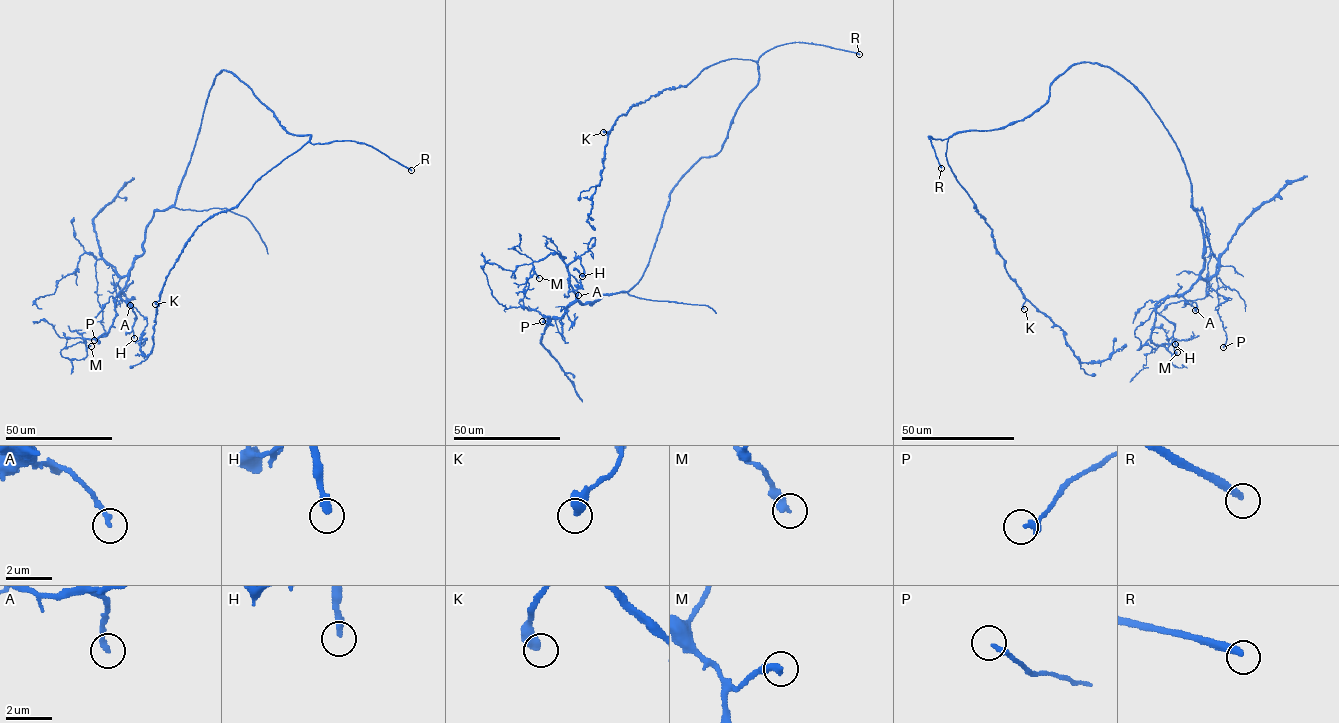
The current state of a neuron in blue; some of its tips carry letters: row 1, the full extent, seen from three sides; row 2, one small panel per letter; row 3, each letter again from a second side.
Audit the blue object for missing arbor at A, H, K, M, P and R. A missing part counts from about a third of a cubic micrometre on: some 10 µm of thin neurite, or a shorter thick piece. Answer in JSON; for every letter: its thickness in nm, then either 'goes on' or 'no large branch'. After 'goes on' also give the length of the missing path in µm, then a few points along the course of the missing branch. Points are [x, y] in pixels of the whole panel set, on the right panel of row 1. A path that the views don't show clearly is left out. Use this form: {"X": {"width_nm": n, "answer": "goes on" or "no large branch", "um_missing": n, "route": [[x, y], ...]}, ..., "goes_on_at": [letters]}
{"A": {"width_nm": 240, "answer": "no large branch"}, "H": {"width_nm": 300, "answer": "goes on", "um_missing": 35, "route": [[1175, 344], [1177, 353], [1185, 361], [1193, 361], [1199, 370], [1211, 363]]}, "K": {"width_nm": 480, "answer": "no large branch"}, "M": {"width_nm": 380, "answer": "no large branch"}, "P": {"width_nm": 280, "answer": "no large branch"}, "R": {"width_nm": 320, "answer": "goes on", "um_missing": 60}, "goes_on_at": ["H", "R"]}

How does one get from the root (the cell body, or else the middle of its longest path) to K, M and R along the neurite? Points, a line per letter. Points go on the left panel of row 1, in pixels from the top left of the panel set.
K: (250, 88), (289, 133), (311, 138), (264, 173), (235, 207), (211, 215), (198, 227), (170, 271), (155, 304)
M: (250, 88), (232, 72), (215, 76), (176, 202), (154, 211), (113, 324), (85, 339), (91, 346)
R: (250, 88), (289, 133), (310, 135), (313, 144), (341, 141), (364, 143), (411, 170)

